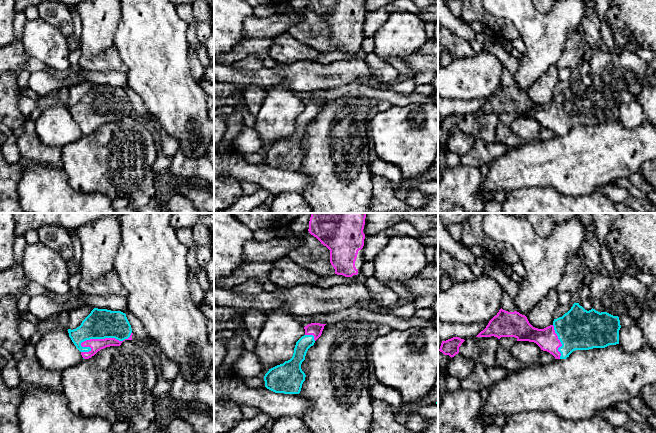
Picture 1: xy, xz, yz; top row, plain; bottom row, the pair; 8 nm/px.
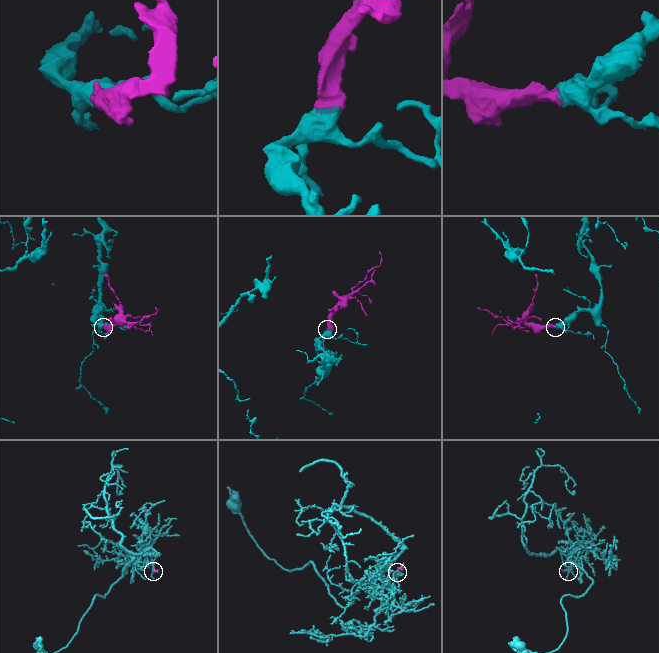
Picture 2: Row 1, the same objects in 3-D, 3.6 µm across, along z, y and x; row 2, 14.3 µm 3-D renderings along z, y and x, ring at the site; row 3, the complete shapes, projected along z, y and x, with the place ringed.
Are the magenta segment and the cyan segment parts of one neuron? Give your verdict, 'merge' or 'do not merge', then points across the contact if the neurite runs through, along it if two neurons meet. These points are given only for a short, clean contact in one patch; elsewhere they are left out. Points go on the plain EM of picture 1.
merge

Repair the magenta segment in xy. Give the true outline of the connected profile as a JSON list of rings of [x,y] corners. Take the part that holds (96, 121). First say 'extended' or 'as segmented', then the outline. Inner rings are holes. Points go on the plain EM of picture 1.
extended; [[[94,84],[79,103],[68,105],[68,109],[83,135],[106,123],[120,122],[123,117],[132,116],[133,111],[125,89],[98,84]]]

